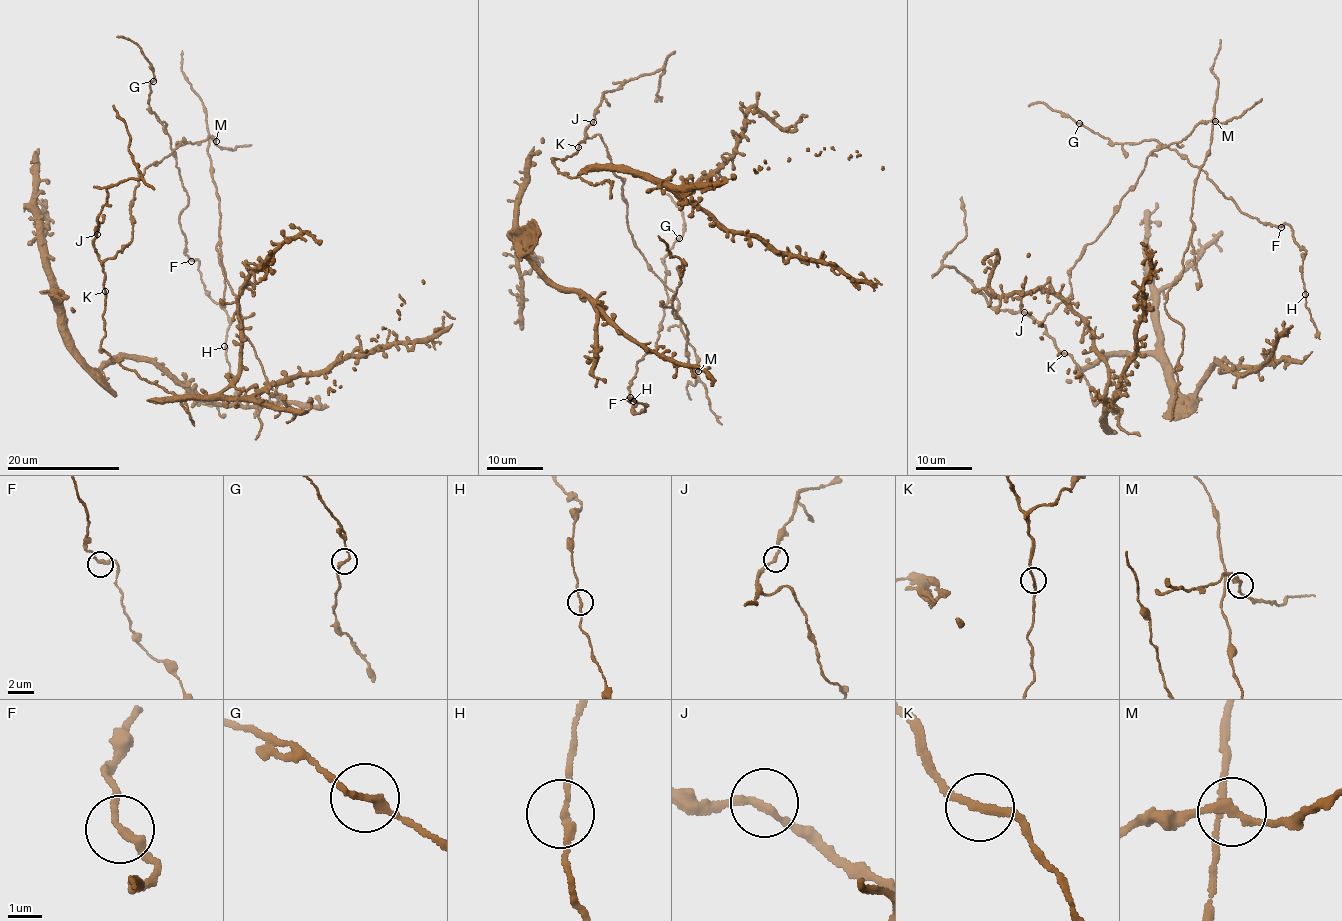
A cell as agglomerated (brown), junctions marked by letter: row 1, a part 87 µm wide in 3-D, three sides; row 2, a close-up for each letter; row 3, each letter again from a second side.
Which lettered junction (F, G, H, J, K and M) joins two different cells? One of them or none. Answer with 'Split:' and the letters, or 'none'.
Split: none

